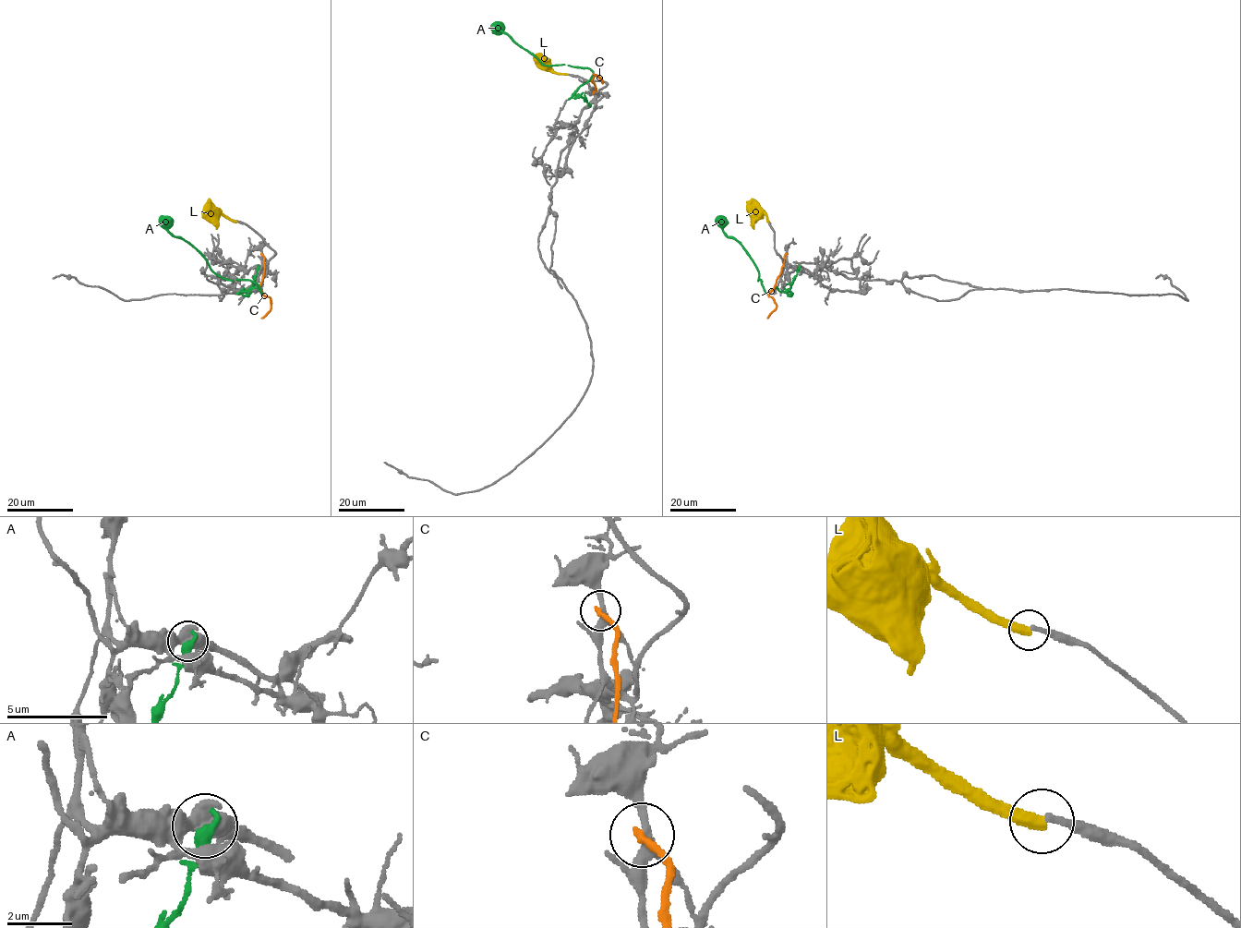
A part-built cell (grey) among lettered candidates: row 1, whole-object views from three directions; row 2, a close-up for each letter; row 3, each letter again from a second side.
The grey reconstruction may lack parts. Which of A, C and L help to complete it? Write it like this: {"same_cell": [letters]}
{"same_cell": []}

